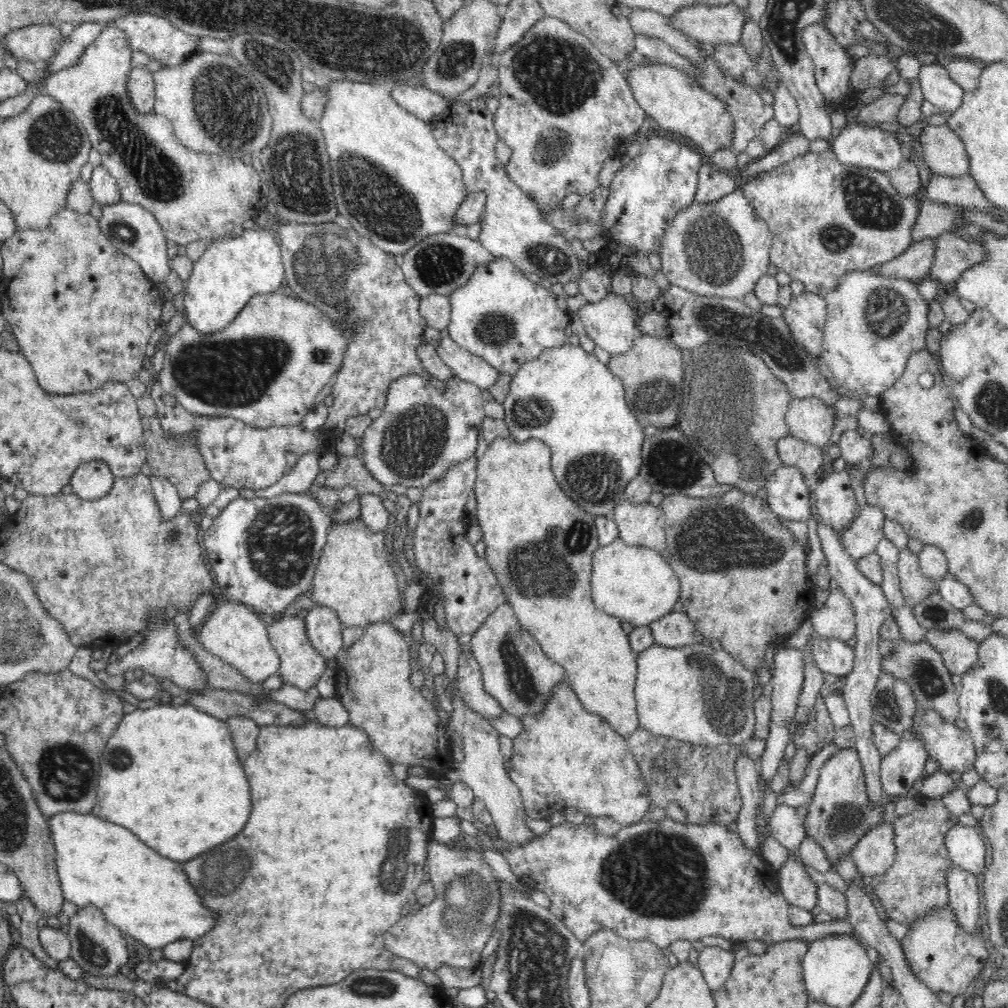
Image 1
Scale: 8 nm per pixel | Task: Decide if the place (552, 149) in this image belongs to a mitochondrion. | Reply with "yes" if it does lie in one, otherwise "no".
yes

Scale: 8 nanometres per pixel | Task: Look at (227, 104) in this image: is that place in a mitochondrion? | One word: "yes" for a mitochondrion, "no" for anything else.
yes

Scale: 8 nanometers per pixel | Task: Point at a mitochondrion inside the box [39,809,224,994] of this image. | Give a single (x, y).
(93, 955)

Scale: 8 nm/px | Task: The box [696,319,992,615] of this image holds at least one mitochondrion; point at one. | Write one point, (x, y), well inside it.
(972, 519)

